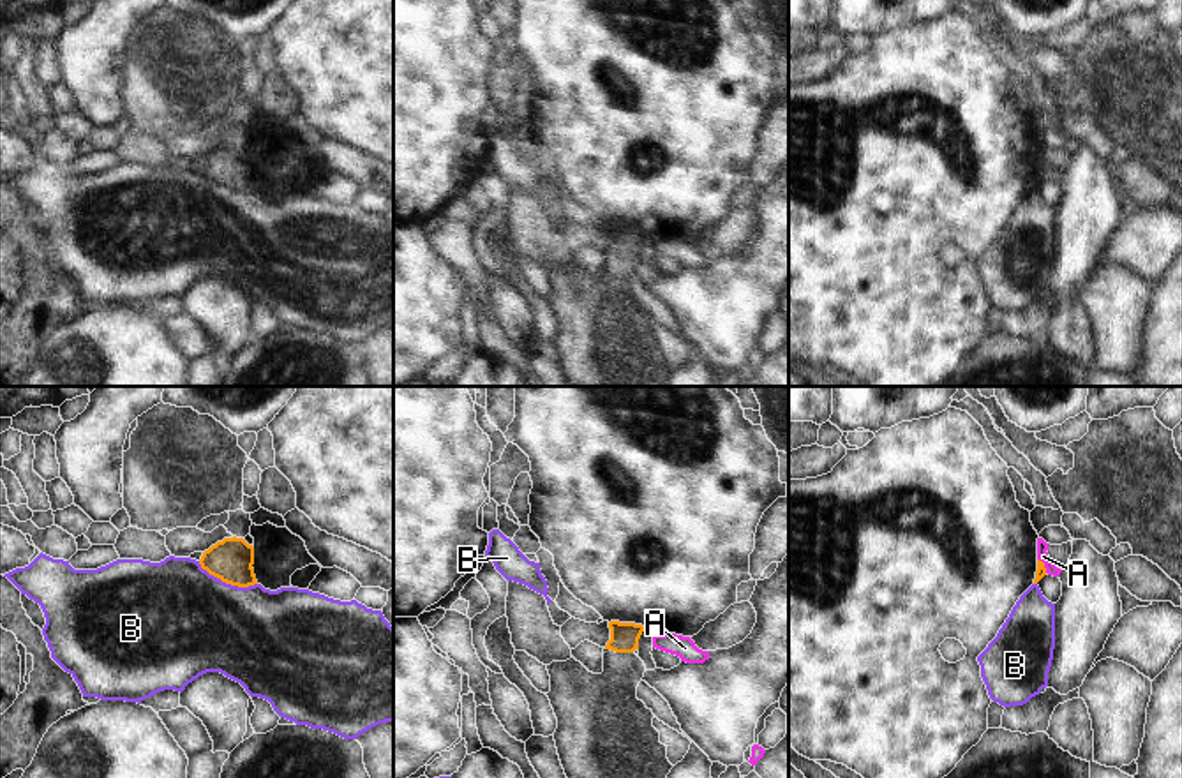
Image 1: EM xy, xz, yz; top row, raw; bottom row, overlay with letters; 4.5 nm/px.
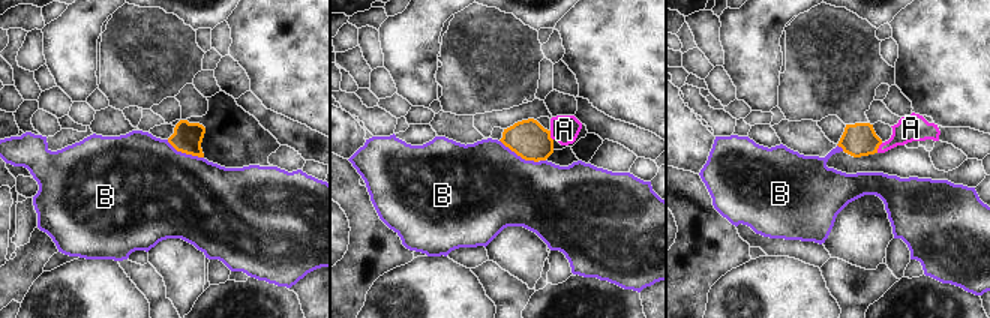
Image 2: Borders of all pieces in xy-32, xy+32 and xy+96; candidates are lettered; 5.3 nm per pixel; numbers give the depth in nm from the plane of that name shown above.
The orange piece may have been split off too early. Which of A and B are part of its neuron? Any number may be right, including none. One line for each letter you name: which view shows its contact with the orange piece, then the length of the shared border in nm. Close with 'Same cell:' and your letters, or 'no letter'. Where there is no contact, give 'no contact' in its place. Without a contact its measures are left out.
Same cell: no letter

